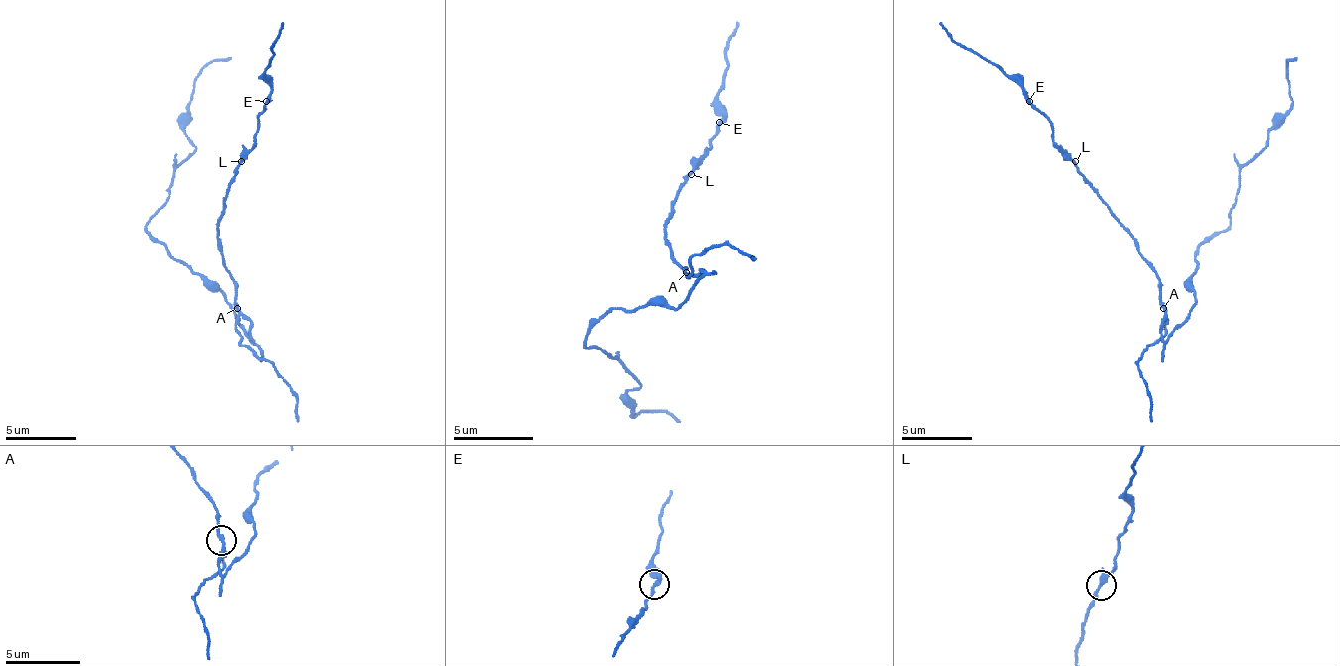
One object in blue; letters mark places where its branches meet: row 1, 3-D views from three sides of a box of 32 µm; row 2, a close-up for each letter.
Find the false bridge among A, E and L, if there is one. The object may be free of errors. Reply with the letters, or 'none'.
A

